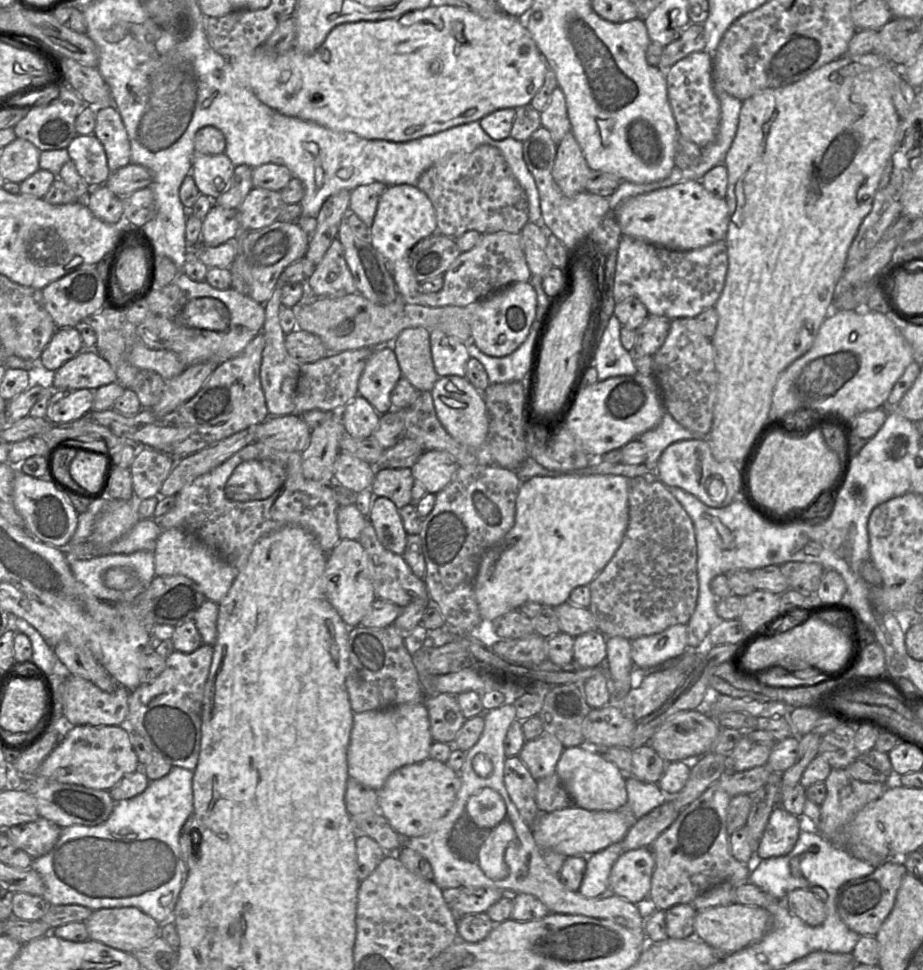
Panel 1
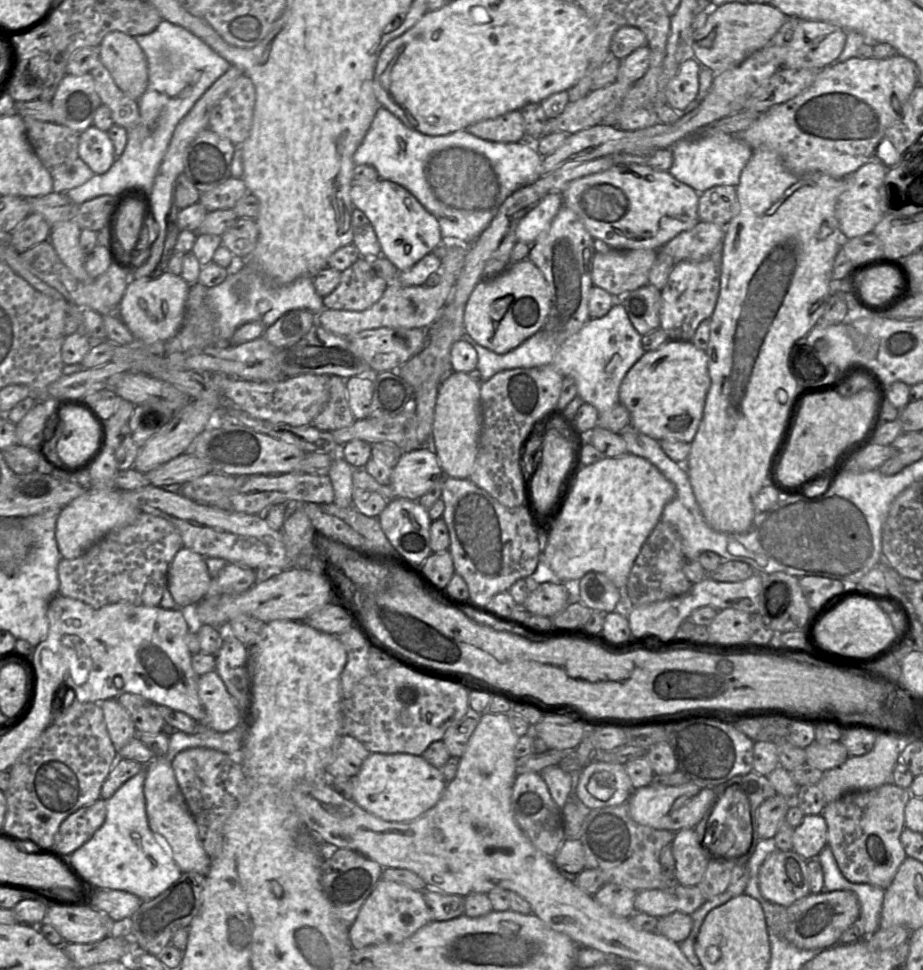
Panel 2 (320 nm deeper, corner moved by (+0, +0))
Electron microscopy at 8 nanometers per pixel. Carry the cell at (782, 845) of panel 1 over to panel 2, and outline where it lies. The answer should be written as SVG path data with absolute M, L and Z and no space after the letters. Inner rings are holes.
M821 814L804 815L802 822L794 828L792 844L795 853L805 861L817 859L827 845L827 825Z

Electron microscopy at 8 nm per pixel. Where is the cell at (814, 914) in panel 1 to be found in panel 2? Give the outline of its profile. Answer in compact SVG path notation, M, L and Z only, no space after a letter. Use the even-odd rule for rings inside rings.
M776 849L761 864L759 890L768 901L787 907L810 892L807 861L794 851Z

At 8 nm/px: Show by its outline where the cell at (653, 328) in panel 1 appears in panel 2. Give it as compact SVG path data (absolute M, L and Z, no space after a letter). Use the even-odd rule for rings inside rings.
M721 251L701 262L675 264L667 284L661 290L660 327L669 340L691 342L699 324L710 319L720 290Z

